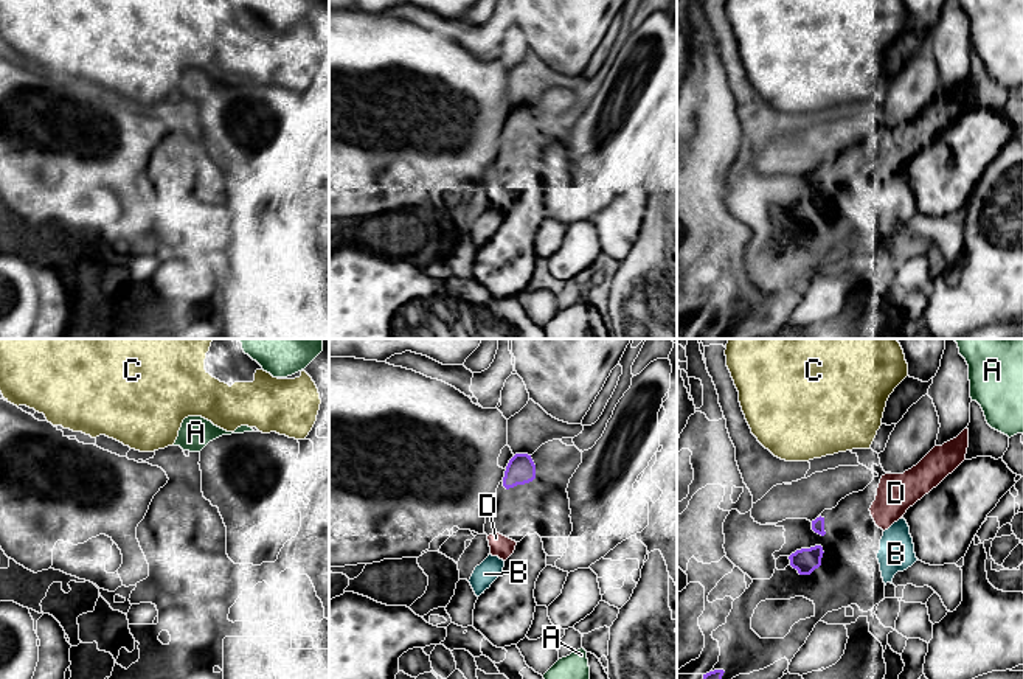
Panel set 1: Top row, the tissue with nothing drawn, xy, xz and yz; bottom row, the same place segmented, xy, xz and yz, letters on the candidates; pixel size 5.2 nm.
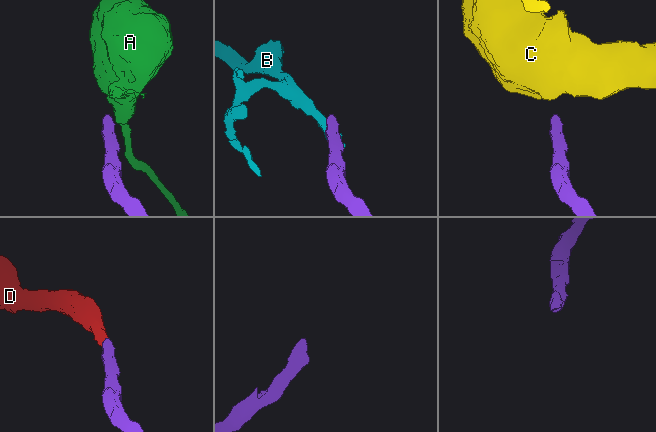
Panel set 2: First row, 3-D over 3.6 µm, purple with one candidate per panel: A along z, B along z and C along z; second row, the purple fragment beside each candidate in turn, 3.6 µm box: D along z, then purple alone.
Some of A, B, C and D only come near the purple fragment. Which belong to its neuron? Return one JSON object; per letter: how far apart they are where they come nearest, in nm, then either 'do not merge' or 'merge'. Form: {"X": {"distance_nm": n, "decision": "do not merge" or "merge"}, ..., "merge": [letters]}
{"A": {"distance_nm": 900, "decision": "do not merge"}, "B": {"distance_nm": 280, "decision": "do not merge"}, "C": {"distance_nm": 300, "decision": "do not merge"}, "D": {"distance_nm": 240, "decision": "merge"}, "merge": ["D"]}

